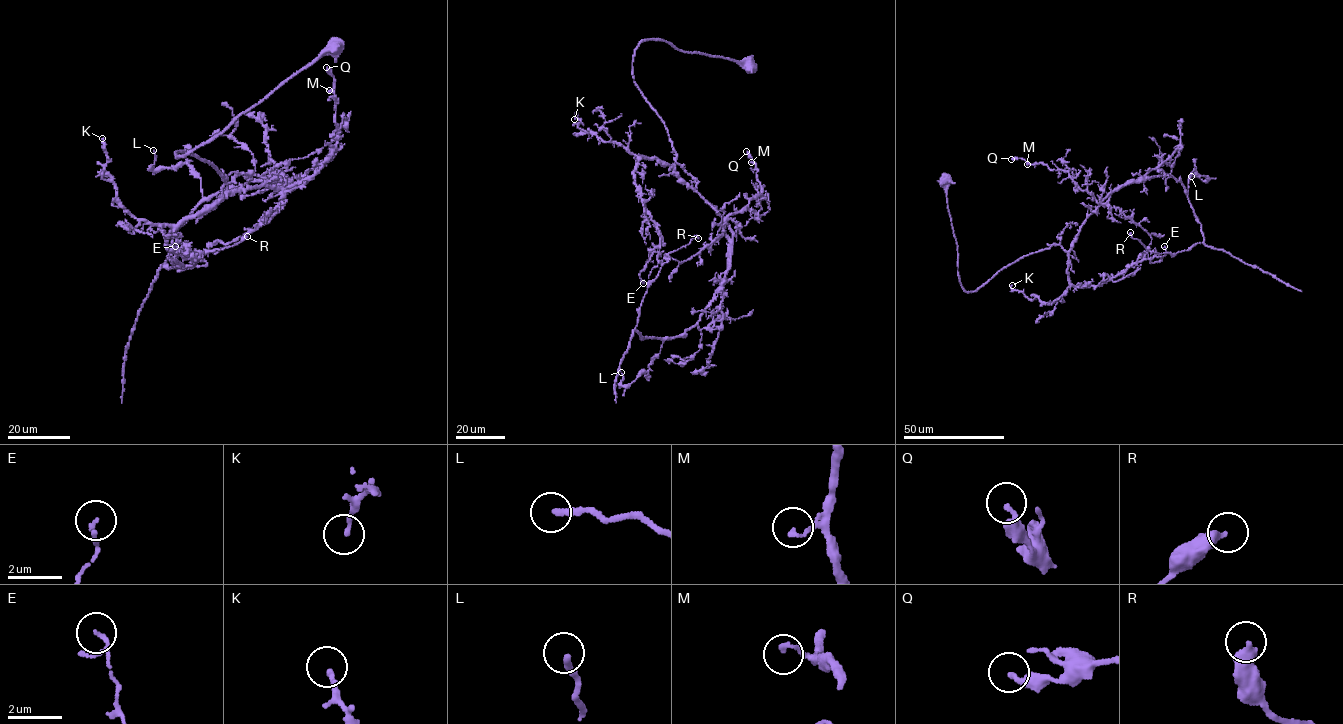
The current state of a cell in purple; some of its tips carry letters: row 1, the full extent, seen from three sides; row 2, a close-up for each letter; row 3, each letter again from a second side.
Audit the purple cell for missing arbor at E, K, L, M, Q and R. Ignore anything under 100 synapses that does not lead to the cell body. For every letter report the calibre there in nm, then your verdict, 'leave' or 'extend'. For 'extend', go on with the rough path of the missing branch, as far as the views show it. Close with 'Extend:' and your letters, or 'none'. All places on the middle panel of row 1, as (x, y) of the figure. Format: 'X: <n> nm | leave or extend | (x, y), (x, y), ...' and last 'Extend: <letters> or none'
E: 120 nm | leave
K: 150 nm | leave
L: 240 nm | leave
M: 130 nm | leave
Q: 240 nm | leave
R: 460 nm | leave
Extend: none

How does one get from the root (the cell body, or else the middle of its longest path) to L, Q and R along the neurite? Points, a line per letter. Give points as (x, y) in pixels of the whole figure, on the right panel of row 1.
L: (944, 178), (970, 291), (1052, 244), (1068, 251), (1122, 186), (1208, 180), (1191, 176)
Q: (944, 178), (958, 277), (974, 291), (1052, 244), (1068, 251), (1099, 204), (1067, 171), (1011, 159)
R: (944, 178), (966, 291), (1052, 244), (1068, 251), (1102, 204), (1119, 208), (1151, 244), (1146, 248), (1130, 232)

